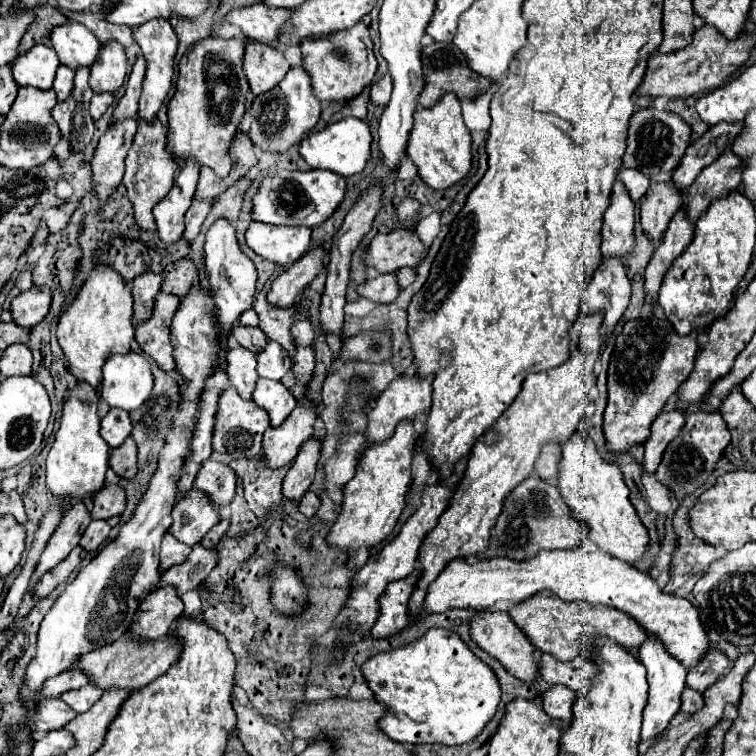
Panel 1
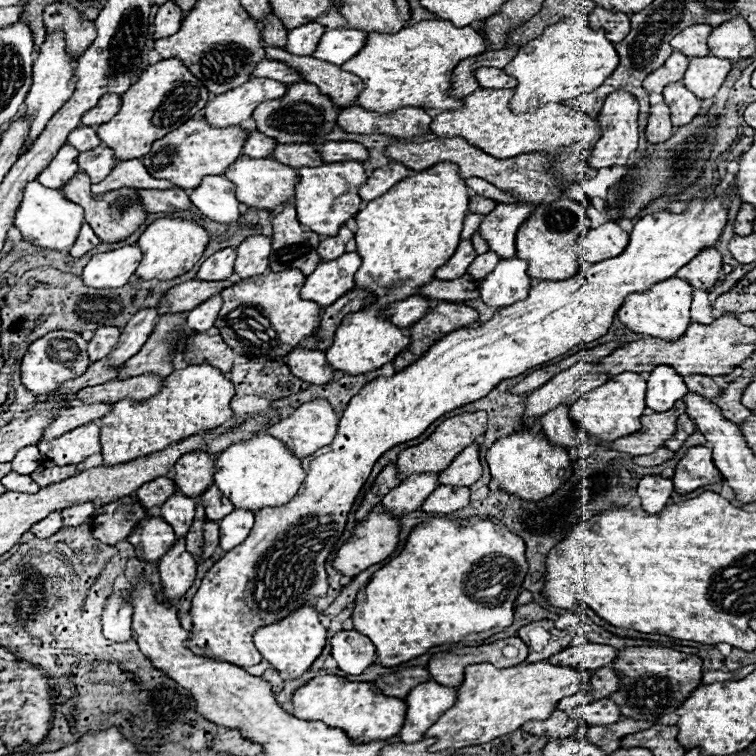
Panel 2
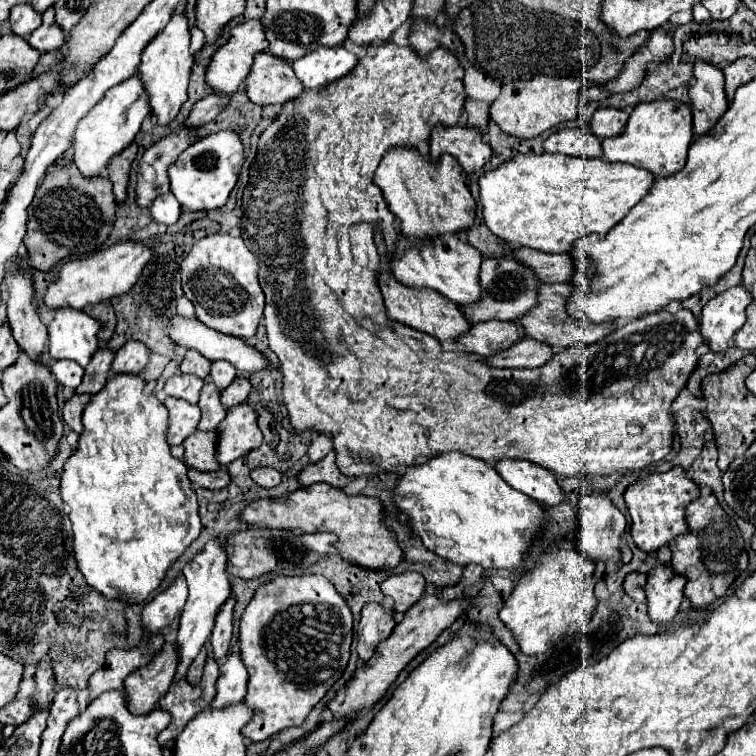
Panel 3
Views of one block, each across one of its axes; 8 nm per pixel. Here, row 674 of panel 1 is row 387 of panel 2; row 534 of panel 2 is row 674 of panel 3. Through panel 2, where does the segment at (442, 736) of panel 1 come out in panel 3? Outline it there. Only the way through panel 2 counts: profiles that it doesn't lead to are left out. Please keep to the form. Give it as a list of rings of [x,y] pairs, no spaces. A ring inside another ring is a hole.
[[[278,576],[262,584],[240,620],[240,656],[248,670],[248,694],[244,696],[244,704],[254,712],[250,722],[242,728],[242,734],[252,742],[262,742],[284,728],[300,726],[328,688],[342,676],[350,658],[350,644],[352,612],[324,576]]]

